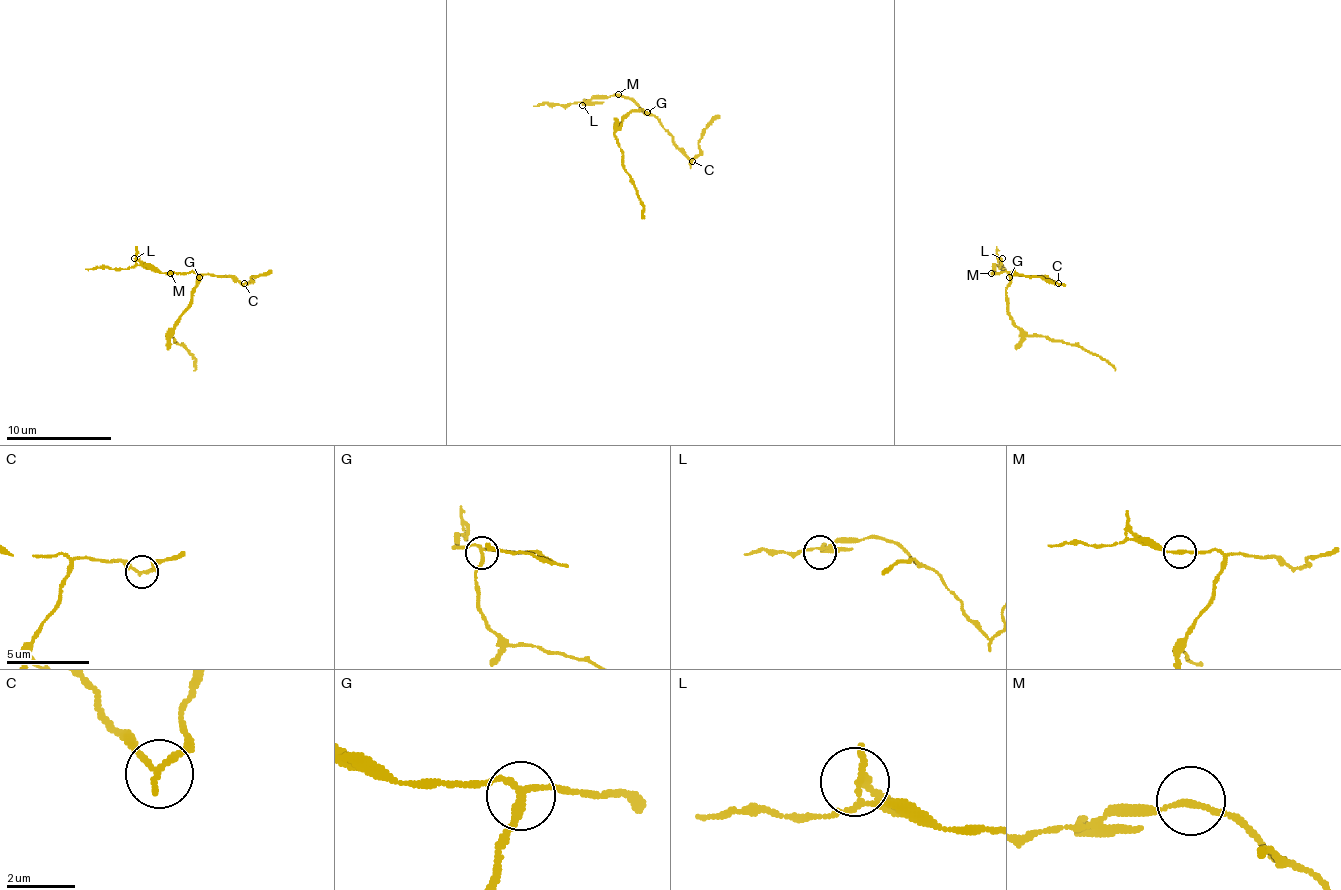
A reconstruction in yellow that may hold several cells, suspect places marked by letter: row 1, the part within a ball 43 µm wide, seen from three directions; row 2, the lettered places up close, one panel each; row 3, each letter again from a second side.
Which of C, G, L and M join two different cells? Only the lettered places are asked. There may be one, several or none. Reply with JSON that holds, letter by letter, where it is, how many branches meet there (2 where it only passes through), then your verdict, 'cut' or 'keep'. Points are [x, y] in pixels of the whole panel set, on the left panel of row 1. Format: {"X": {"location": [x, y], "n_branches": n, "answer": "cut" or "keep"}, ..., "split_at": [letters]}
{"C": {"location": [244, 283], "n_branches": 2, "answer": "cut"}, "G": {"location": [199, 277], "n_branches": 3, "answer": "cut"}, "L": {"location": [134, 258], "n_branches": 3, "answer": "keep"}, "M": {"location": [170, 273], "n_branches": 2, "answer": "keep"}, "split_at": ["C", "G"]}

